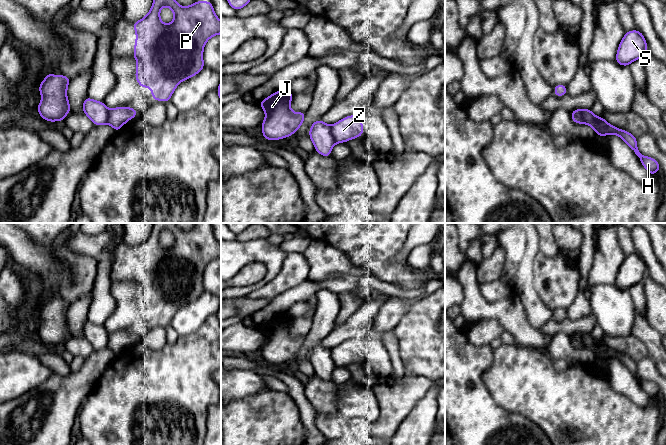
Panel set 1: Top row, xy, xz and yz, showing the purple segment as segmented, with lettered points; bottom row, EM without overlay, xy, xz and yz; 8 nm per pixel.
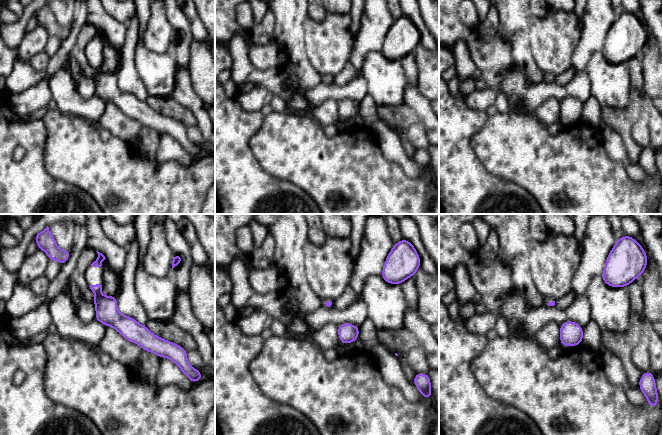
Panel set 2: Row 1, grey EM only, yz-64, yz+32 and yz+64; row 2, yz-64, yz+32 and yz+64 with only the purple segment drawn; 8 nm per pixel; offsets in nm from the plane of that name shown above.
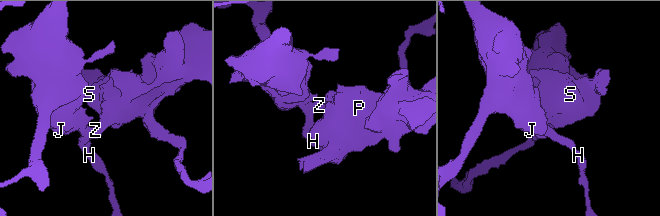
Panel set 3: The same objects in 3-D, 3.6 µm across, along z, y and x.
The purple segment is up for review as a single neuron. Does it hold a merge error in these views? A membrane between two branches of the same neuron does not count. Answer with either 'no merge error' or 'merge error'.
merge error

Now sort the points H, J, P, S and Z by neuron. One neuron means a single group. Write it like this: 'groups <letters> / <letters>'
groups H J / P S Z

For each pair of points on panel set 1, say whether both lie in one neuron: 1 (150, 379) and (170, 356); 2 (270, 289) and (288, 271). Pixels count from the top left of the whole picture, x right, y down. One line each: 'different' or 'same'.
1: same
2: same

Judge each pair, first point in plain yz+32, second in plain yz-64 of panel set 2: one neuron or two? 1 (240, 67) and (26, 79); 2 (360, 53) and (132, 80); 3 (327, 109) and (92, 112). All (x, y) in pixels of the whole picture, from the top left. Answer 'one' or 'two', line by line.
1: one
2: two
3: two

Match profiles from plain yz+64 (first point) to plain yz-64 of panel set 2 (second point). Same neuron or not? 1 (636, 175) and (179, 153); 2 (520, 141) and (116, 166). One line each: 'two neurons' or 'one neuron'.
1: one neuron
2: one neuron

